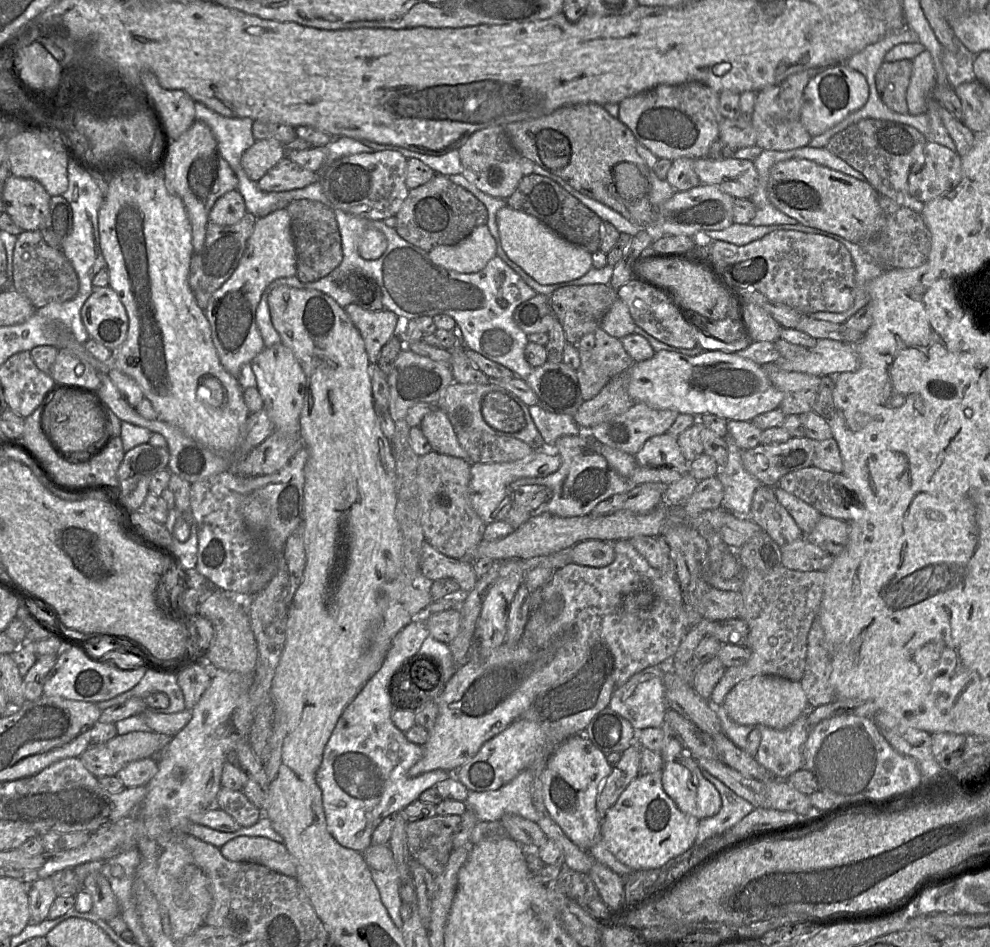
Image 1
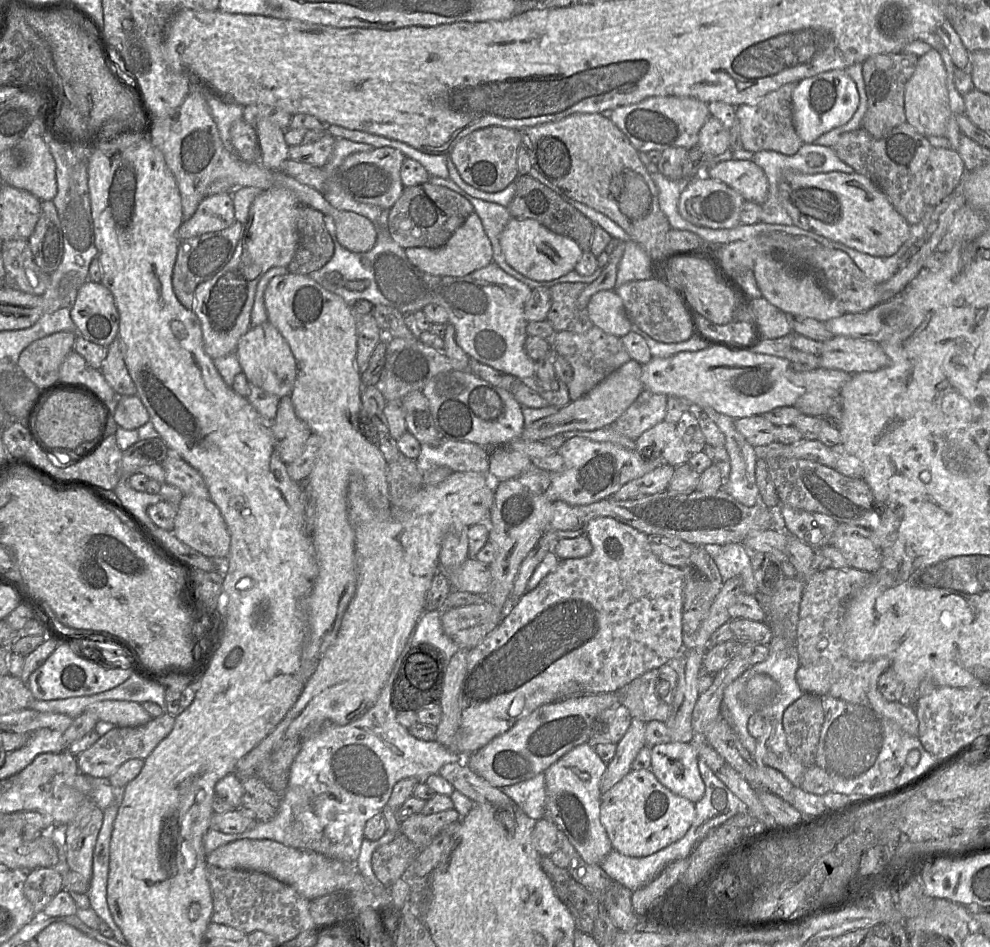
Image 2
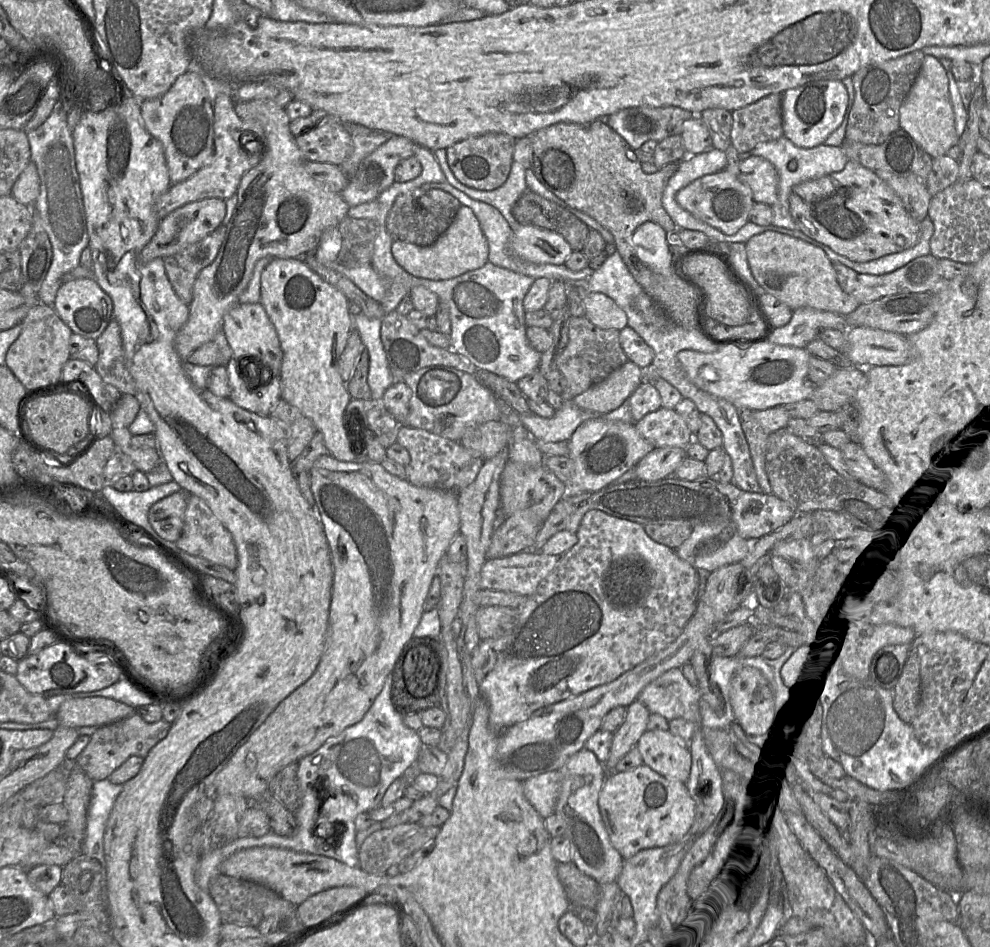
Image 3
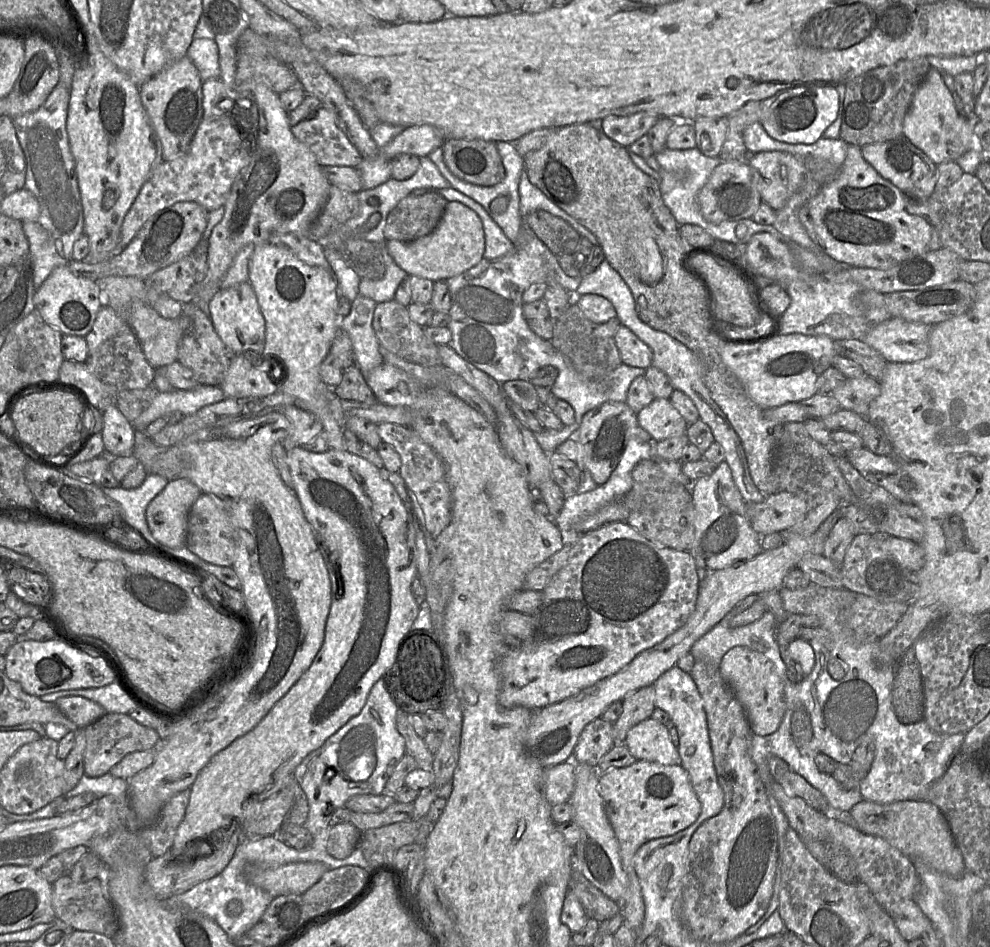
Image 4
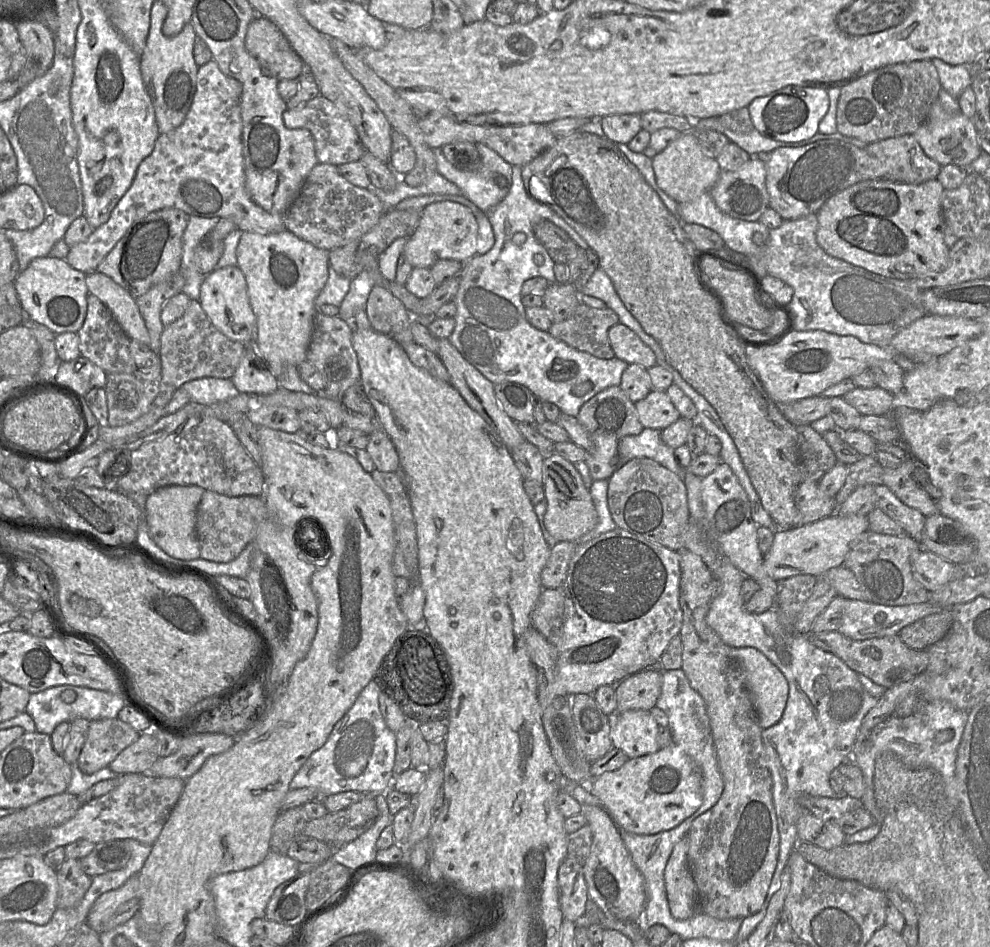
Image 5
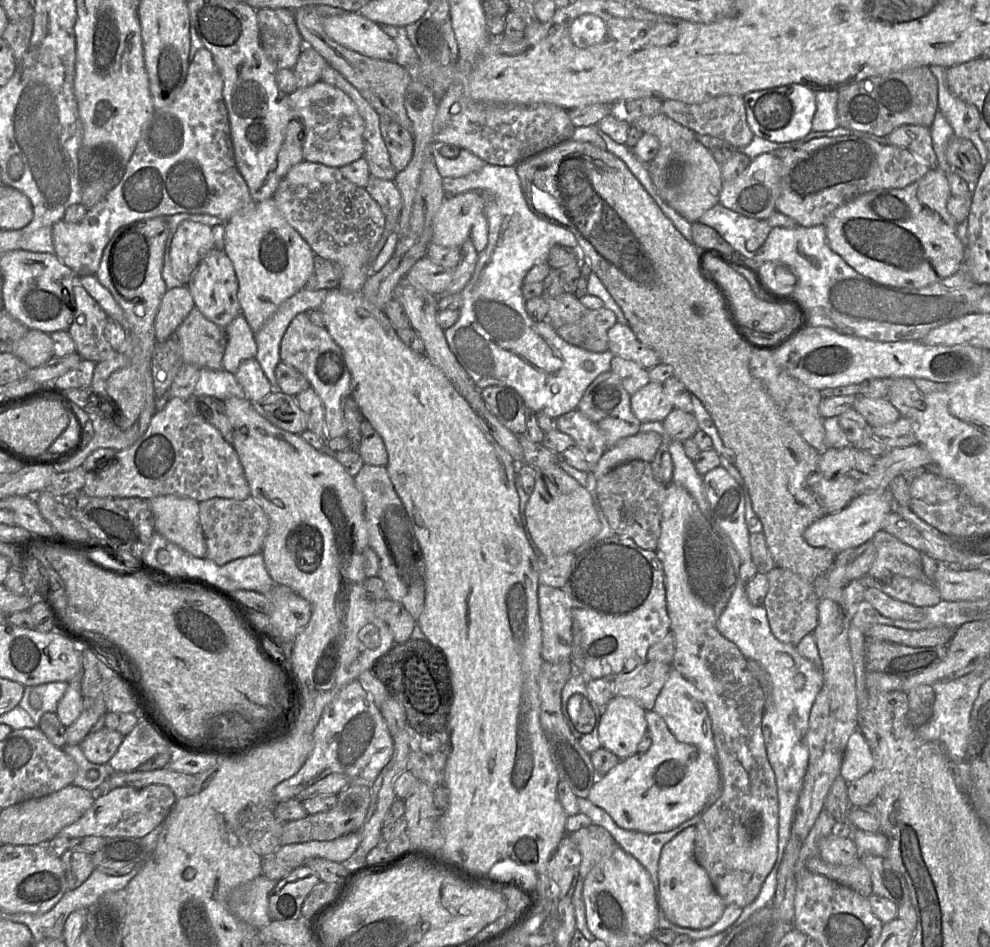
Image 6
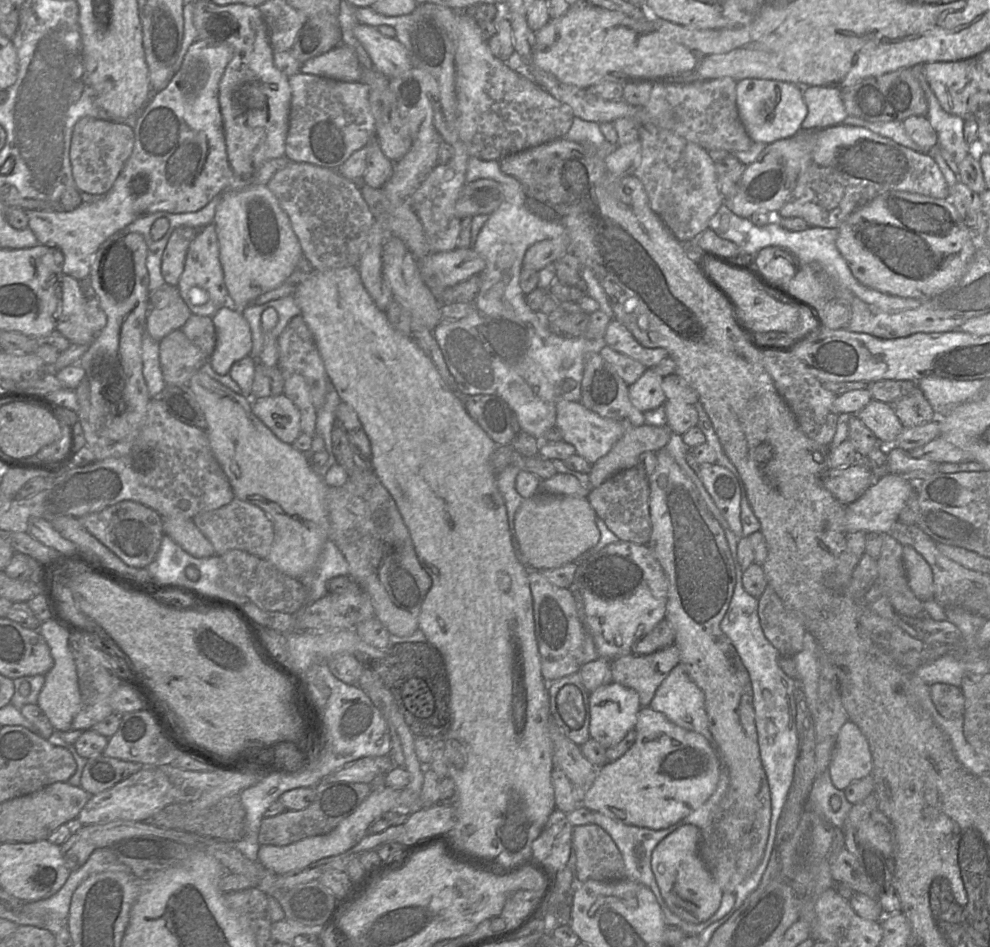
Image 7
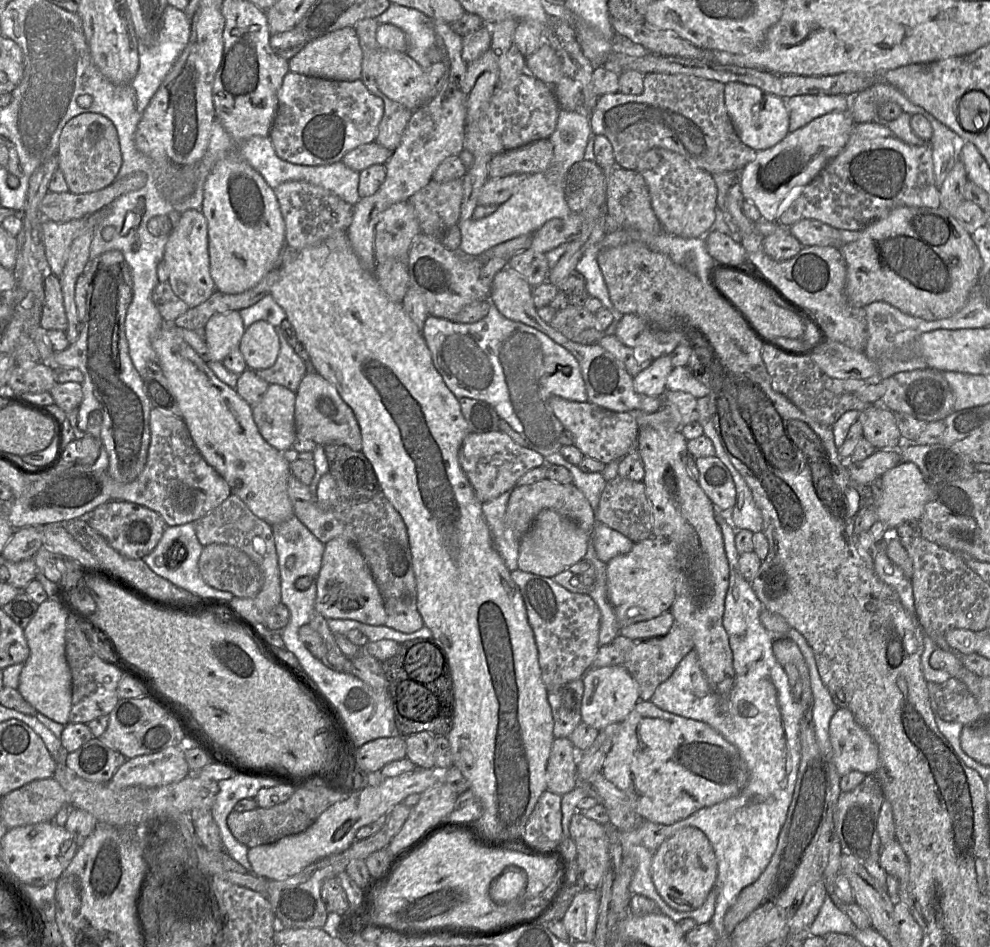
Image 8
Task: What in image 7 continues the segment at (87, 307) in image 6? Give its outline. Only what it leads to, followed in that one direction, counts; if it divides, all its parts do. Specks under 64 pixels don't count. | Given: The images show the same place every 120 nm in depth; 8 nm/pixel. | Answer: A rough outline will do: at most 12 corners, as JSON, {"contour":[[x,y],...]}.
{"contour":[[64,275],[56,331],[89,346],[96,337],[81,282]]}

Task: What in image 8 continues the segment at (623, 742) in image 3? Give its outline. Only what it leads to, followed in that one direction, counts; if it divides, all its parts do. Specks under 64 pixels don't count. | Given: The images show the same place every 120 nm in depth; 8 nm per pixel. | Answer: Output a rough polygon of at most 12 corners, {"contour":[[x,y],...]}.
{"contour":[[676,620],[661,638],[612,644],[639,684],[640,699],[694,649],[691,633]]}

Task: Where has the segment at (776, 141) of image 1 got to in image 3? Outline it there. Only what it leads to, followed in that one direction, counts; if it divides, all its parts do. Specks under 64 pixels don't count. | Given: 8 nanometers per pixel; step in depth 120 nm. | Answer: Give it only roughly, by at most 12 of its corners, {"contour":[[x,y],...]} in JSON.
{"contour":[[782,94],[732,113],[739,153],[783,137]]}

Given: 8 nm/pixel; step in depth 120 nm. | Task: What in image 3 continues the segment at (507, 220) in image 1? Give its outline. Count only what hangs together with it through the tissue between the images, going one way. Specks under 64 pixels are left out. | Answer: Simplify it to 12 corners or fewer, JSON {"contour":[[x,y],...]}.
{"contour":[[520,224],[511,253],[536,264],[565,264],[572,254],[560,234]]}

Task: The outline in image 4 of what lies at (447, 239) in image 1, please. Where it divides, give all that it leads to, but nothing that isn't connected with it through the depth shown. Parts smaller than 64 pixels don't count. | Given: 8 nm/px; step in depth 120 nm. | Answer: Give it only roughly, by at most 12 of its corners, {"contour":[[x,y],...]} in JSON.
{"contour":[[434,191],[389,212],[387,241],[412,242],[437,227],[448,203]]}

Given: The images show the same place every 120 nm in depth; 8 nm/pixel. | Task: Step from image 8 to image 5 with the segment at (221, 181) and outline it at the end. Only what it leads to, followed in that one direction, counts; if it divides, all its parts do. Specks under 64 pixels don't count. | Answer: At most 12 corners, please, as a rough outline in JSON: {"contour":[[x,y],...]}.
{"contour":[[288,230],[236,249],[276,379],[306,361],[329,250]]}

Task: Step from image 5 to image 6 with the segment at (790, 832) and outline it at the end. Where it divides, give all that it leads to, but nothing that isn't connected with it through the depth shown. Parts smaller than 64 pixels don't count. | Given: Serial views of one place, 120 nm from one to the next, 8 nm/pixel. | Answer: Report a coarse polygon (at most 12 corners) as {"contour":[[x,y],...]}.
{"contour":[[736,580],[716,628],[768,673],[761,729],[777,787],[778,871],[808,767],[820,667],[773,635]]}

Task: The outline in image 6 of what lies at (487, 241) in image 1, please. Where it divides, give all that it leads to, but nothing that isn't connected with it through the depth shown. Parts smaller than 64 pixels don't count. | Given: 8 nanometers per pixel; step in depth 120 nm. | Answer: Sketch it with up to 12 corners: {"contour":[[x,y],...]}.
{"contour":[[482,191],[447,196],[431,242],[460,247],[488,199]]}

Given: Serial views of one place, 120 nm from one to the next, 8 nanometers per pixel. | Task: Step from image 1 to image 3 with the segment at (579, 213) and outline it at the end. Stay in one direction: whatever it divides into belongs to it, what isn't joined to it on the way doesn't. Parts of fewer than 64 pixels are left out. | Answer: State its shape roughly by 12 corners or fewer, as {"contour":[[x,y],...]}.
{"contour":[[529,189],[514,204],[520,224],[560,234],[582,251],[591,230]]}

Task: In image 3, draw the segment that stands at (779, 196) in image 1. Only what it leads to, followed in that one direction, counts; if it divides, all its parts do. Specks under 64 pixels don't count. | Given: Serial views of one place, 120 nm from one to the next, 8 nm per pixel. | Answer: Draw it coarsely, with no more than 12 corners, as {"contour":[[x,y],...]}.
{"contour":[[854,160],[794,186],[800,231],[855,262],[914,246],[920,222]]}

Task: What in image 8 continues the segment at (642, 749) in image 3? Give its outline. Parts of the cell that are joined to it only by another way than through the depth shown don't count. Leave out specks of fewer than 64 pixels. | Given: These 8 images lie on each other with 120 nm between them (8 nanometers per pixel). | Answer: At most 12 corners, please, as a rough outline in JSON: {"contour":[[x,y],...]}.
{"contour":[[623,665],[590,668],[582,721],[621,723],[641,700]]}

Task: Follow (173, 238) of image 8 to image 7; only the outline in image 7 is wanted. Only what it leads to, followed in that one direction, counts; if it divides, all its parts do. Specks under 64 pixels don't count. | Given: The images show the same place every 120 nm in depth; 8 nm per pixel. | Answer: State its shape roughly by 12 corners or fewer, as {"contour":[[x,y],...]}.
{"contour":[[213,223],[190,243],[176,288],[192,314],[237,308]]}

